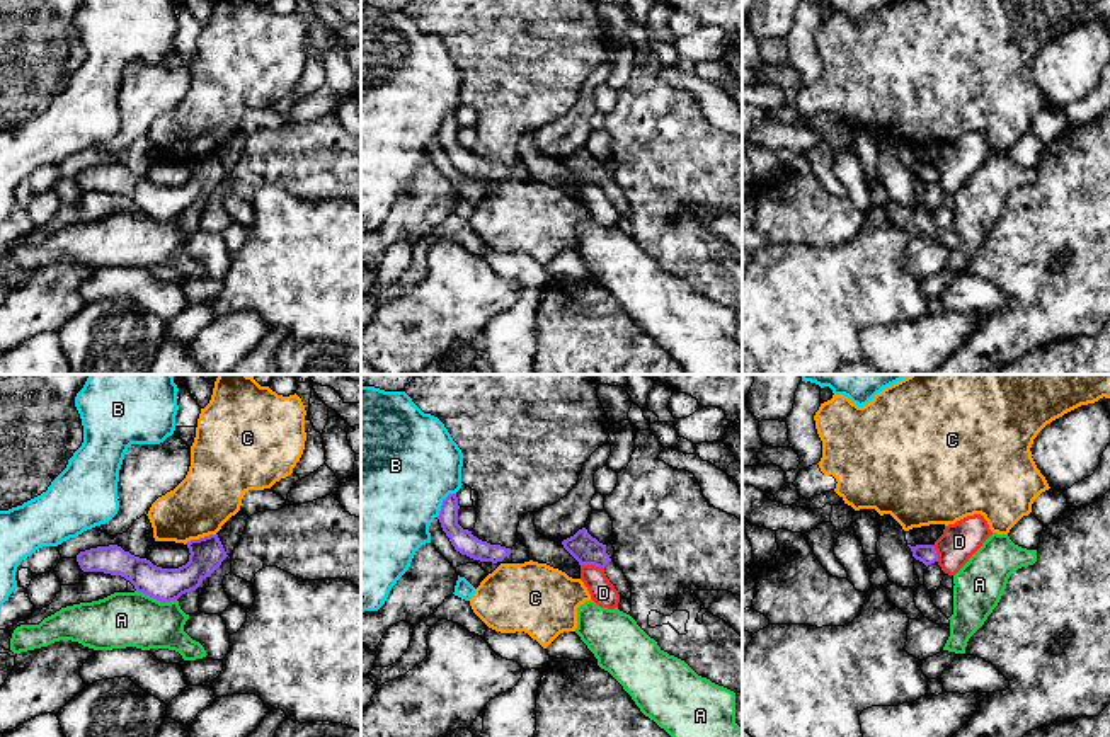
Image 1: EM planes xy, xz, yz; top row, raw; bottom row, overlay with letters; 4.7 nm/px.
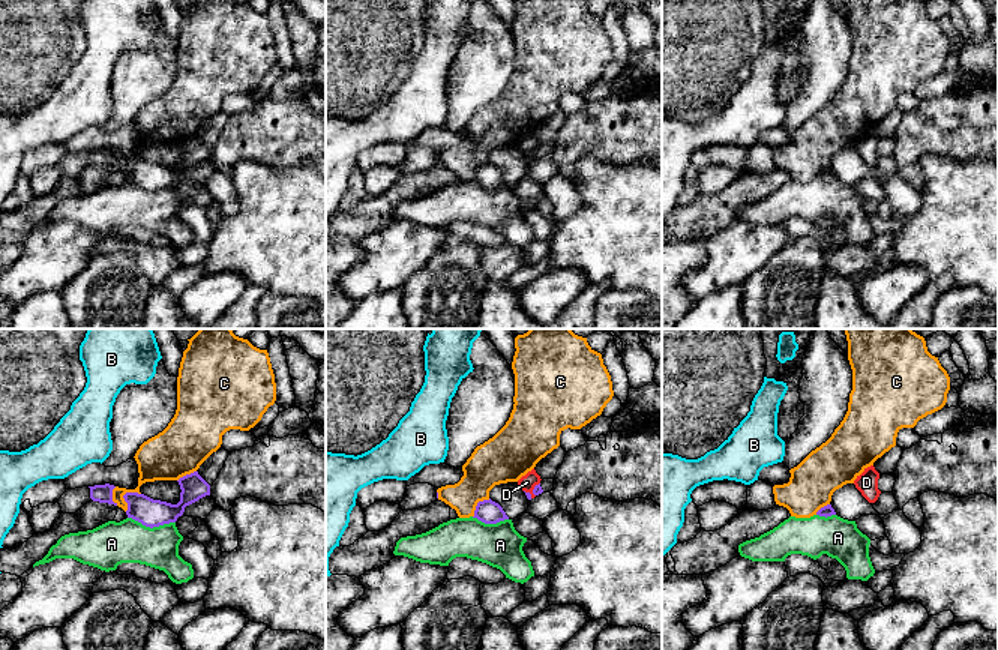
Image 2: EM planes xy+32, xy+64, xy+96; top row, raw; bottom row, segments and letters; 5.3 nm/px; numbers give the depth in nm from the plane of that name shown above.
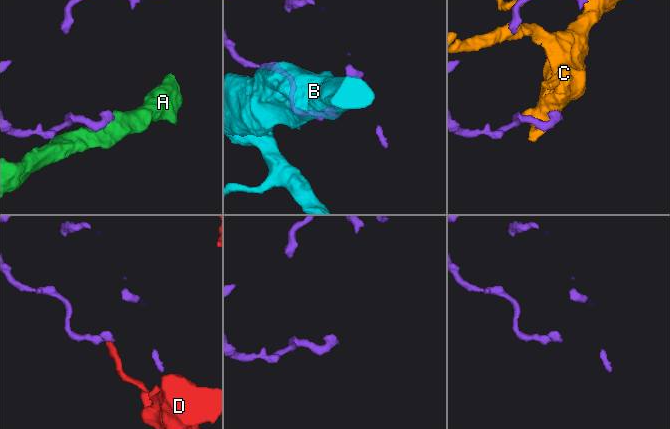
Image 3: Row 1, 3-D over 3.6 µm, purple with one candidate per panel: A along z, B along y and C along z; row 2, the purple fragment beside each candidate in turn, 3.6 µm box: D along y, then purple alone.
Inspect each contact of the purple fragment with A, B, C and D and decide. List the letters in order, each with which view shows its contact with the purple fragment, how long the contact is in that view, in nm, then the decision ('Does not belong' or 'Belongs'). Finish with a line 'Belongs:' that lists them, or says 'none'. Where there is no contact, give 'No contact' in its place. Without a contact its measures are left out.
A: Touches purple in xy. Shared border 200 nm. Does not belong
B: Touches purple in xz. Shared border 150 nm. Does not belong
C: Touches purple in xy. Shared border 160 nm. Does not belong
D: Touches purple in xz. Shared border 110 nm. Does not belong
Belongs: none

